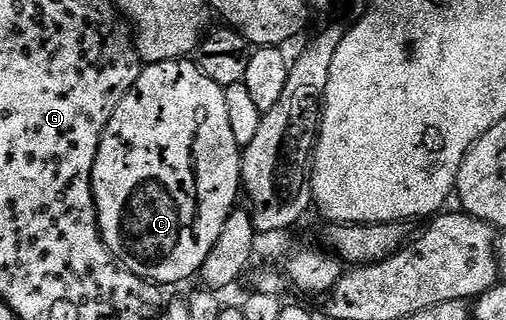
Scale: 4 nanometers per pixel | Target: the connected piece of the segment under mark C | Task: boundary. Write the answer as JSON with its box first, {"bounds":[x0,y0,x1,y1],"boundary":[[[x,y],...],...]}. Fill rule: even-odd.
{"bounds":[92,58,243,286],"boundary":[[[190,58],[145,65],[140,78],[136,78],[136,86],[132,86],[132,90],[128,90],[128,94],[124,94],[120,106],[116,106],[116,114],[112,114],[112,118],[100,138],[96,162],[92,166],[92,190],[98,215],[98,229],[102,235],[102,241],[108,246],[114,259],[132,274],[159,286],[182,284],[185,280],[192,279],[193,276],[195,279],[196,274],[201,273],[204,258],[208,258],[212,246],[216,246],[216,238],[220,238],[220,230],[224,230],[224,222],[228,222],[230,215],[235,212],[237,204],[234,203],[237,202],[238,196],[240,200],[242,154],[243,149],[239,148],[236,138],[232,134],[232,125],[228,122],[226,89],[220,87],[216,82],[212,82],[212,78],[208,78],[208,74],[201,72],[197,63]]]}

